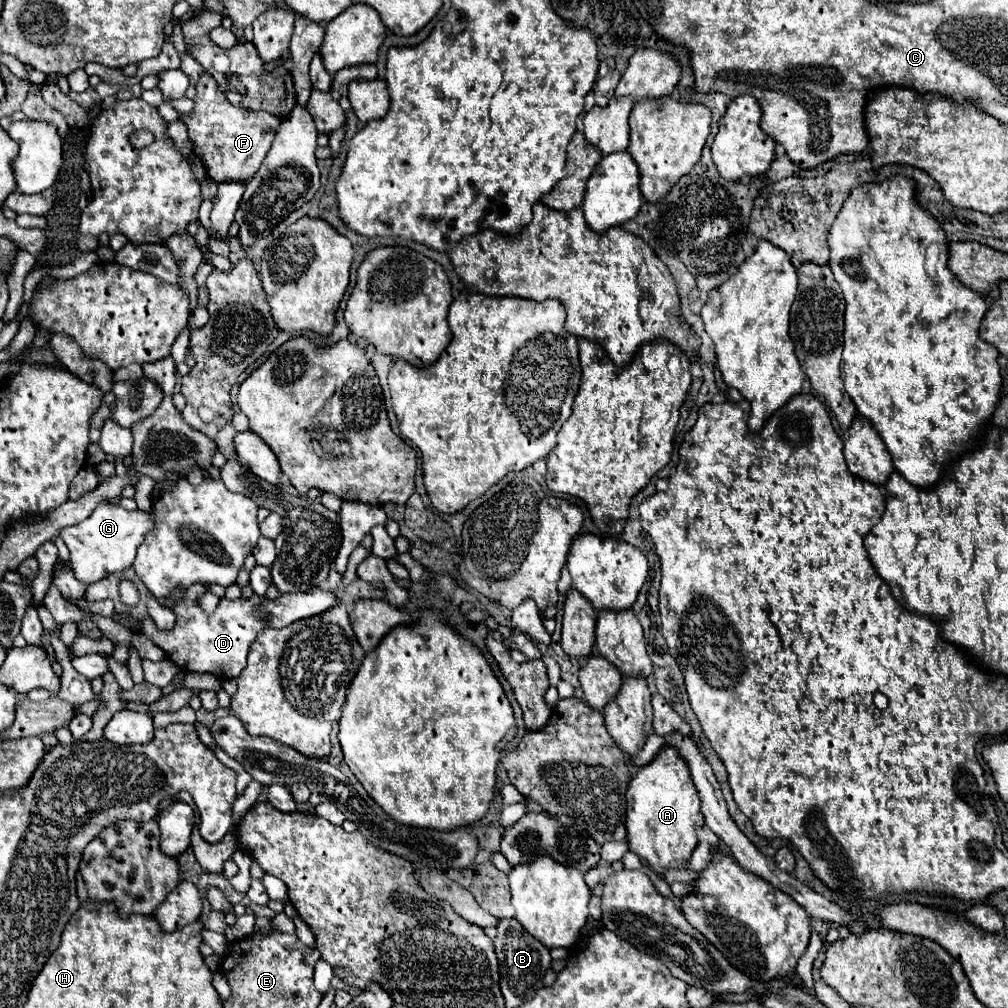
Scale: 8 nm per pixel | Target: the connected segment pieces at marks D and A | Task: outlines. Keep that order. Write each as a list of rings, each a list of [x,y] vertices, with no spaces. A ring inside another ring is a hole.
[[[132,567],[116,573],[116,575],[108,575],[108,579],[102,579],[100,583],[92,583],[86,589],[86,601],[94,603],[94,601],[104,601],[104,599],[112,599],[114,601],[114,611],[116,615],[122,615],[128,621],[136,623],[136,633],[146,635],[148,639],[152,639],[160,649],[166,651],[166,657],[178,665],[182,671],[196,671],[196,673],[212,673],[220,679],[232,679],[238,677],[242,673],[242,669],[246,667],[246,655],[248,655],[248,647],[250,643],[256,639],[258,631],[264,627],[288,627],[290,623],[298,621],[298,619],[306,619],[312,615],[318,615],[330,607],[334,607],[338,603],[336,595],[332,591],[322,591],[322,589],[310,589],[306,593],[288,593],[288,595],[280,595],[276,599],[268,599],[262,595],[252,595],[250,599],[226,599],[222,597],[216,611],[212,615],[208,615],[200,601],[194,599],[186,599],[186,589],[184,591],[172,591],[172,595],[168,595],[168,599],[162,599],[160,605],[172,603],[170,611],[176,615],[176,623],[172,629],[160,629],[154,619],[148,613],[148,599],[152,597],[152,593],[148,591],[148,587],[144,587],[144,583],[140,583],[140,577],[136,575],[136,571],[132,571]],[[122,579],[130,579],[140,595],[142,601],[138,607],[130,609],[126,605],[120,603],[118,599],[118,583]]]
[[[670,743],[630,779],[626,791],[626,831],[628,845],[638,857],[646,859],[648,865],[662,875],[668,867],[680,869],[692,855],[698,837],[696,829],[704,825],[700,811],[700,797],[692,783],[688,763],[678,755]]]

